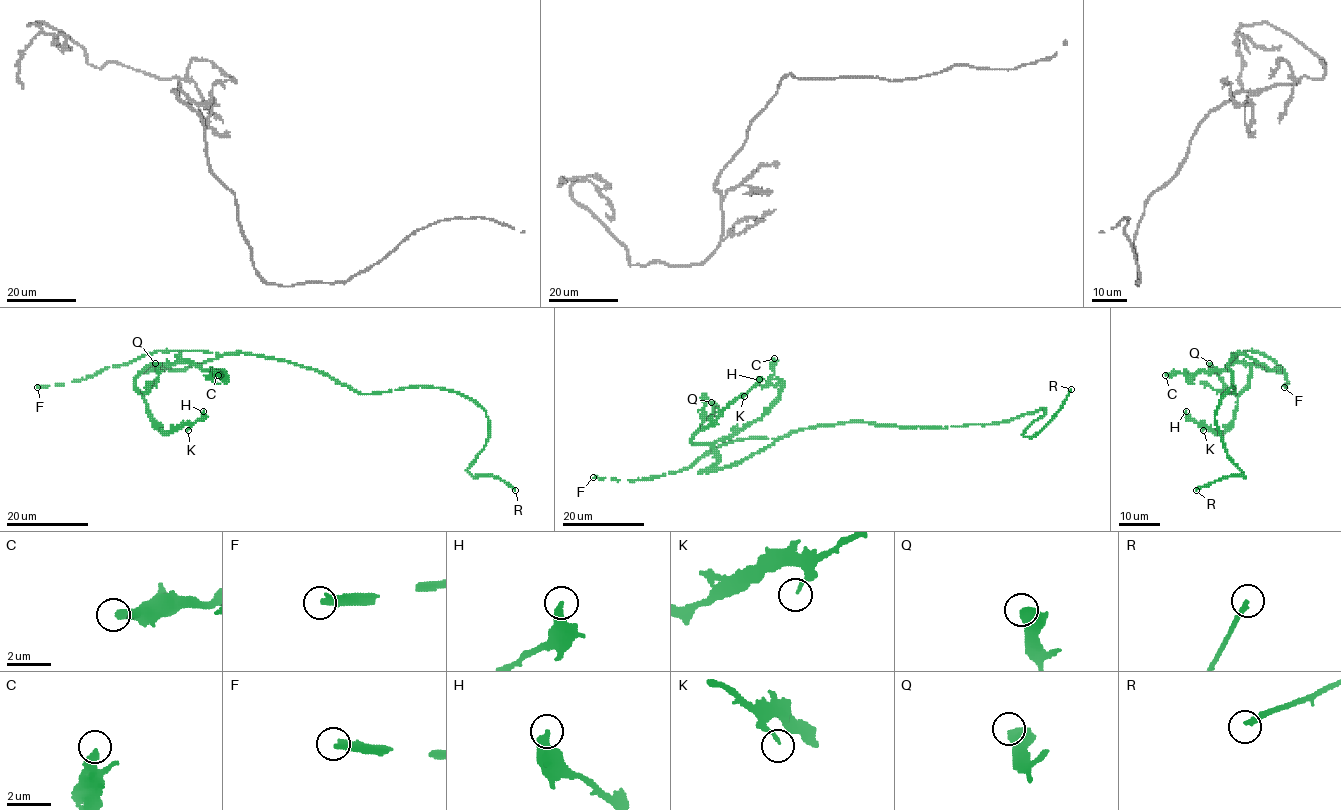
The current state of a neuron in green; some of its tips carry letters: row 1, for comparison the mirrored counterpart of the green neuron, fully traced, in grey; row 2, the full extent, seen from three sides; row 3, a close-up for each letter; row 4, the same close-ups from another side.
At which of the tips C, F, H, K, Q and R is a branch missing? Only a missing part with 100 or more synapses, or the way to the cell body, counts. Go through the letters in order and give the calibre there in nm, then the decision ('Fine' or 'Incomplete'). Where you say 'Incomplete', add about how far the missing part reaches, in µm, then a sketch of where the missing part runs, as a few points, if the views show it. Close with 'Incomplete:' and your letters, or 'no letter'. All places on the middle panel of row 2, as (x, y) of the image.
C: Thickness 400 nm. Fine
F: Thickness 320 nm. Incomplete. Missing length about 45 µm
H: Thickness 440 nm. Fine
K: Thickness 130 nm. Fine
Q: Thickness 480 nm. Fine
R: Thickness 220 nm. Fine
Incomplete: F

